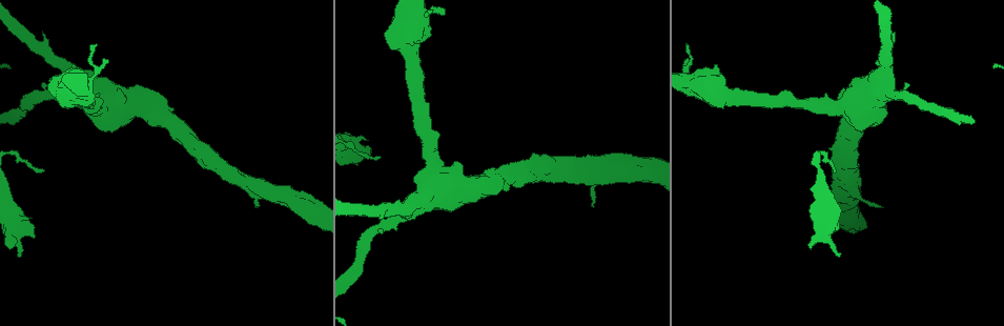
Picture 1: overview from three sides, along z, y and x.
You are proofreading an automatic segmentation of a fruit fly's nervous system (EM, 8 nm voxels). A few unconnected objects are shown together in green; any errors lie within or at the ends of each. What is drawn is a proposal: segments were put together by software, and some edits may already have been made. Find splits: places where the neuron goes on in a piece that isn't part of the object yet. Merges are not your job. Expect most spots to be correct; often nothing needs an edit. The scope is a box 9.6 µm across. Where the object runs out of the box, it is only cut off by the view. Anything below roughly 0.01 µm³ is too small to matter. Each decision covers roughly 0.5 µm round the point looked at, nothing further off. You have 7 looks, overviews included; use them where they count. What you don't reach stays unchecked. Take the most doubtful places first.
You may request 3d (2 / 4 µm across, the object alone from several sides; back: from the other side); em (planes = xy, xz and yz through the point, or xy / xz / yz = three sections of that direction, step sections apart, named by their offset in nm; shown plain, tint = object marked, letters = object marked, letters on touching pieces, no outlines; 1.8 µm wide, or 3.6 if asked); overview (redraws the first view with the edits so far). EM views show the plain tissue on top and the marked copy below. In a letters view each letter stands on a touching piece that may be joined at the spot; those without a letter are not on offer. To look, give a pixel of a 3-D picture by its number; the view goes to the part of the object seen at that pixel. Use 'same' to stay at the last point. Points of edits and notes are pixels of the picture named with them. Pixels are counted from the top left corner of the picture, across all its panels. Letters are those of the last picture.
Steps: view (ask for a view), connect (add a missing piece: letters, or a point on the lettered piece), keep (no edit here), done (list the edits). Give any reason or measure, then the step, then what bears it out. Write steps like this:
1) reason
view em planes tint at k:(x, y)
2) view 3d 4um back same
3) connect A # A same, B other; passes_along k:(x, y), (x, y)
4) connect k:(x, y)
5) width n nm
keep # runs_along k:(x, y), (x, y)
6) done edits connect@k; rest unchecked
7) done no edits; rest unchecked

view 3d 2um at 1:(43, 170)

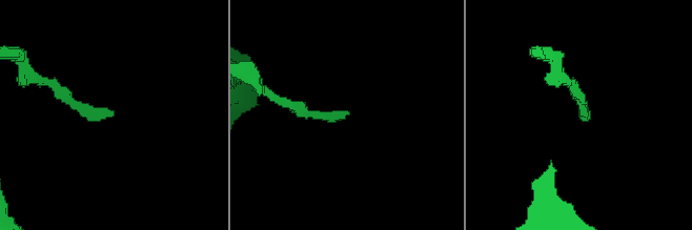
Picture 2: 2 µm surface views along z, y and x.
need the tissue
view em xy step 8 tint at 2:(582, 110)

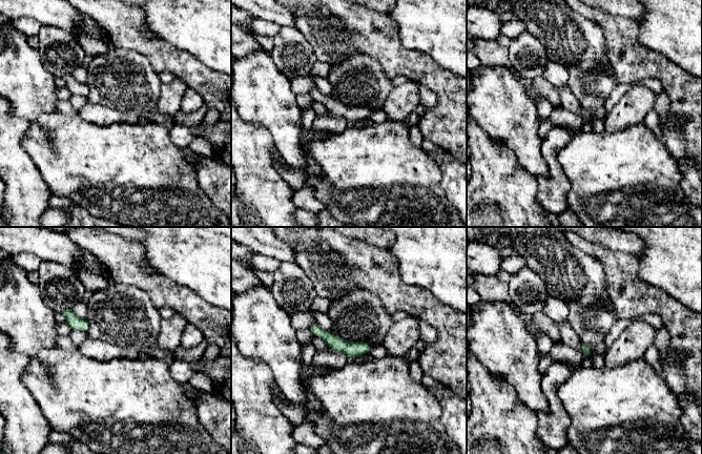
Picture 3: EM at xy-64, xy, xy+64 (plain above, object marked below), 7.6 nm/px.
view em planes letters same

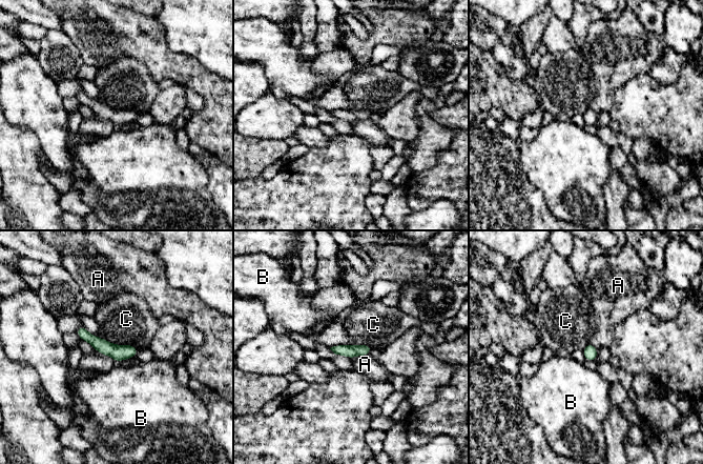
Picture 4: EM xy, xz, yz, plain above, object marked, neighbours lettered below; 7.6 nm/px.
keep # A other, B other, C other; runs_along 4:(80, 330), (106, 348), (135, 351); no lettered piece goes on from it

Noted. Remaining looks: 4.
free end
view em 3.6um xz step 8 letters at 1:(843, 89)

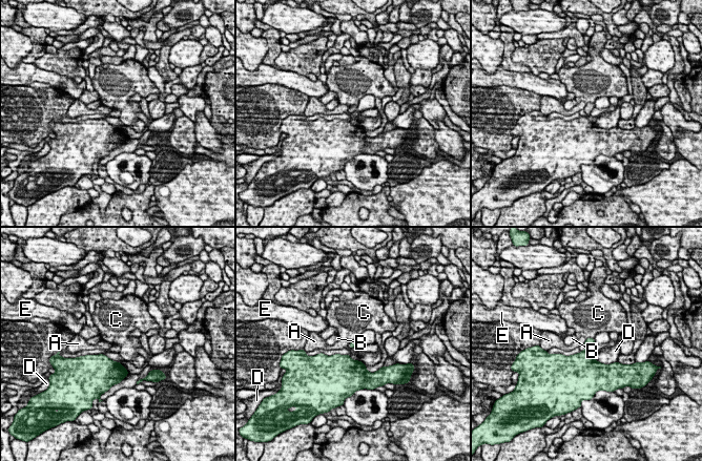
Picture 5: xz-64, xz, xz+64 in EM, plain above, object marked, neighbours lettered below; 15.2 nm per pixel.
keep # A other, B other, C other, D other, E other; border 5:(594, 337), (585, 338); no lettered piece goes on from it

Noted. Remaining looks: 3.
view em yz step 8 tint at 1:(97, 45)

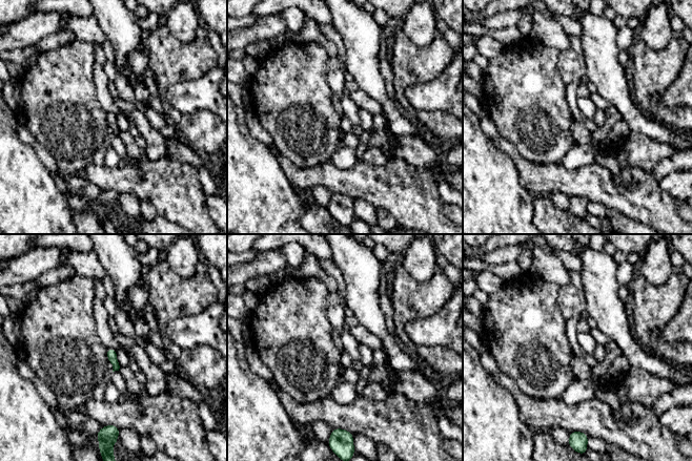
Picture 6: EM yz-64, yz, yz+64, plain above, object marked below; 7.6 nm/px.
another direction
view em planes letters same

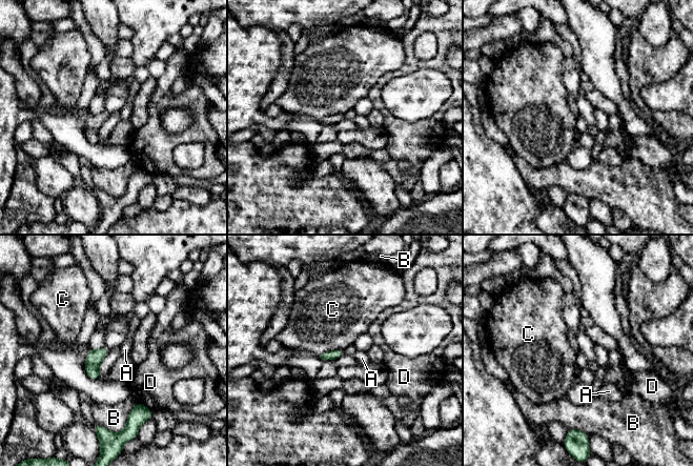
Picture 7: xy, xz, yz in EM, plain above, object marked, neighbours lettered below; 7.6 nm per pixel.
width 80 nm
keep # A other, B other, C other, D other; border 7:(342, 348), (326, 350), (320, 357); none of them fits

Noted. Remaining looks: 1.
done no edits; rest unchecked

